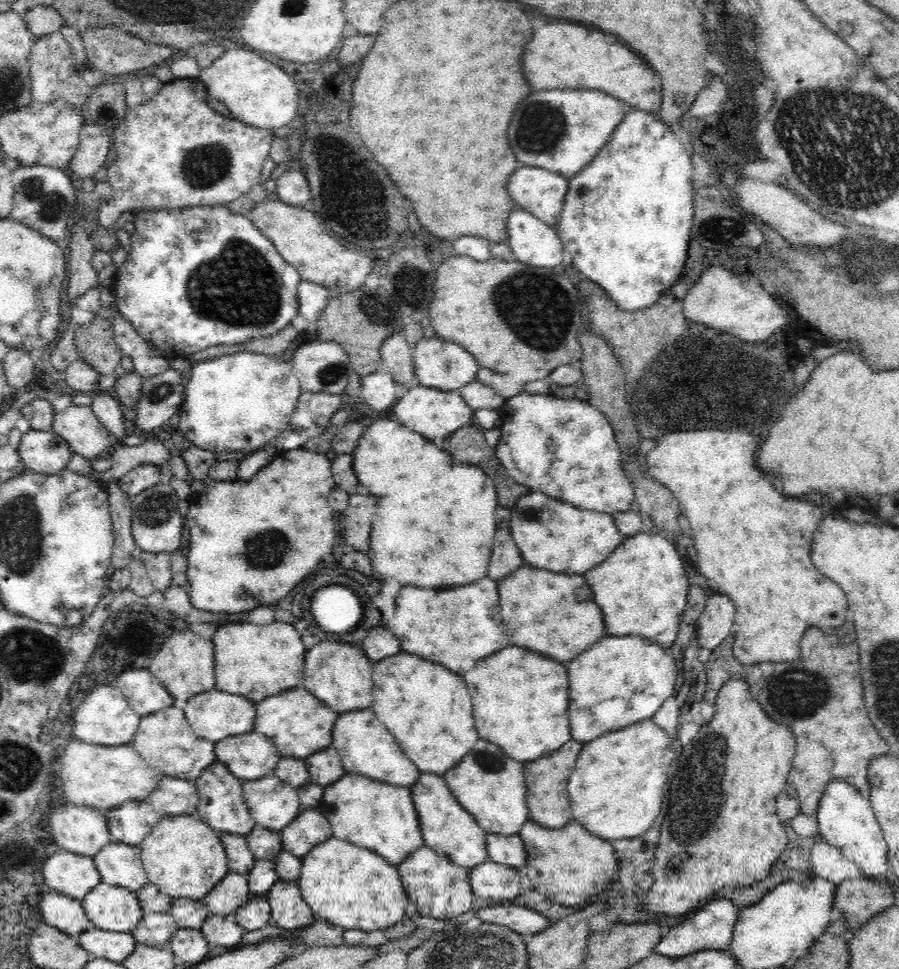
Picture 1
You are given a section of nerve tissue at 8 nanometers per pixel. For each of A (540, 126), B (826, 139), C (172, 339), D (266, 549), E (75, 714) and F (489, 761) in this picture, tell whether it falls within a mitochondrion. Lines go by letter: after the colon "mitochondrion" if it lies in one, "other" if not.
A: mitochondrion
B: mitochondrion
C: other
D: mitochondrion
E: other
F: mitochondrion

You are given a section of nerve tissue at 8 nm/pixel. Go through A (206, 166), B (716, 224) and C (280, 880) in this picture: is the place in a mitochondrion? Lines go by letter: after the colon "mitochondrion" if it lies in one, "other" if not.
A: mitochondrion
B: mitochondrion
C: other

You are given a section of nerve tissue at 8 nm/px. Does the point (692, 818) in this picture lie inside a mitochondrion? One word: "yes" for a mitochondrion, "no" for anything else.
yes

